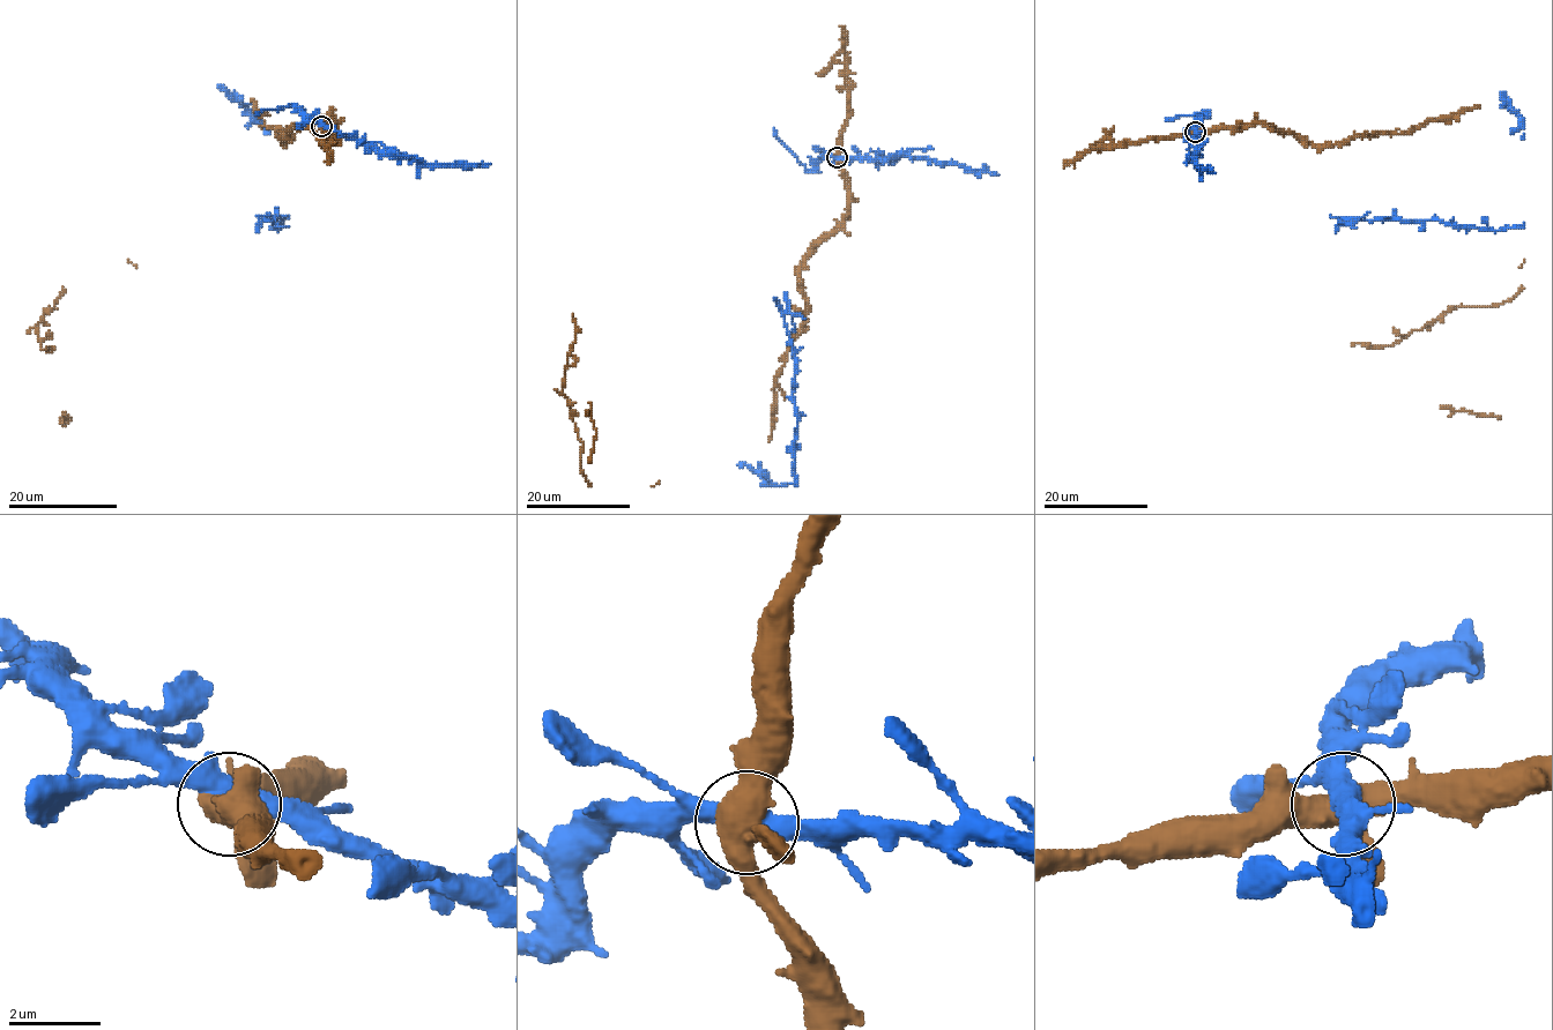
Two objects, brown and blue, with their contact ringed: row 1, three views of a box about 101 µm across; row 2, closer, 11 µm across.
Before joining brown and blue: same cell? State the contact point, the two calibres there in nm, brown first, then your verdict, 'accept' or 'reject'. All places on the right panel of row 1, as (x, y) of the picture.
(1195, 132) | 480/480 nm | reject

